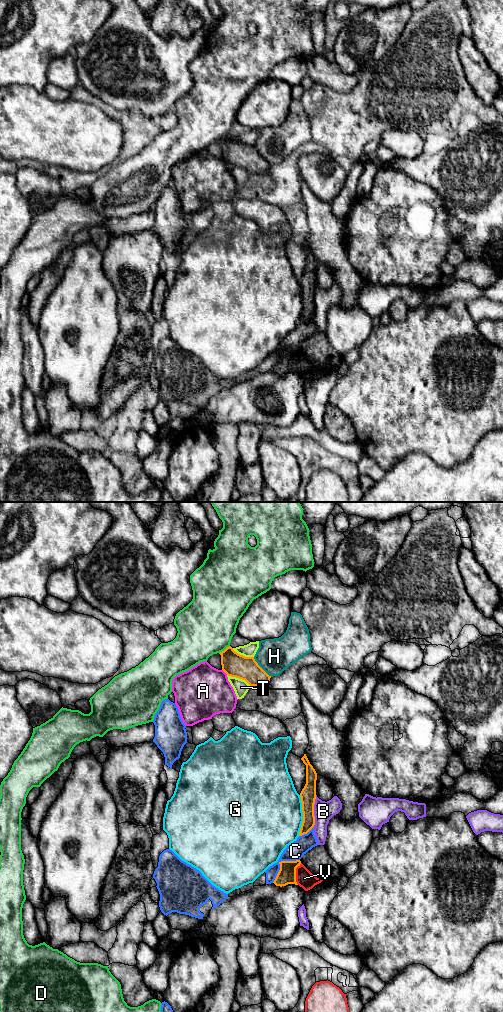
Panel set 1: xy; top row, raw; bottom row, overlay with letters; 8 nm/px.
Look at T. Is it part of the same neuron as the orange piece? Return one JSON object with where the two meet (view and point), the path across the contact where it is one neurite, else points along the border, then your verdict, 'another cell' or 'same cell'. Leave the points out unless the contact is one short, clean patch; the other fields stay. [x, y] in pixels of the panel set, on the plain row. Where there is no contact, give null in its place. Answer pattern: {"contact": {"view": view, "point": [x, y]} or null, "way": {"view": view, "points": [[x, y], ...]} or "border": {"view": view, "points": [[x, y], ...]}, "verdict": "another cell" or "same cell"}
{"contact": {"view": "xy", "point": [239, 166]}, "border": {"view": "xy", "points": [[227, 162], [244, 167], [250, 173]]}, "verdict": "another cell"}

